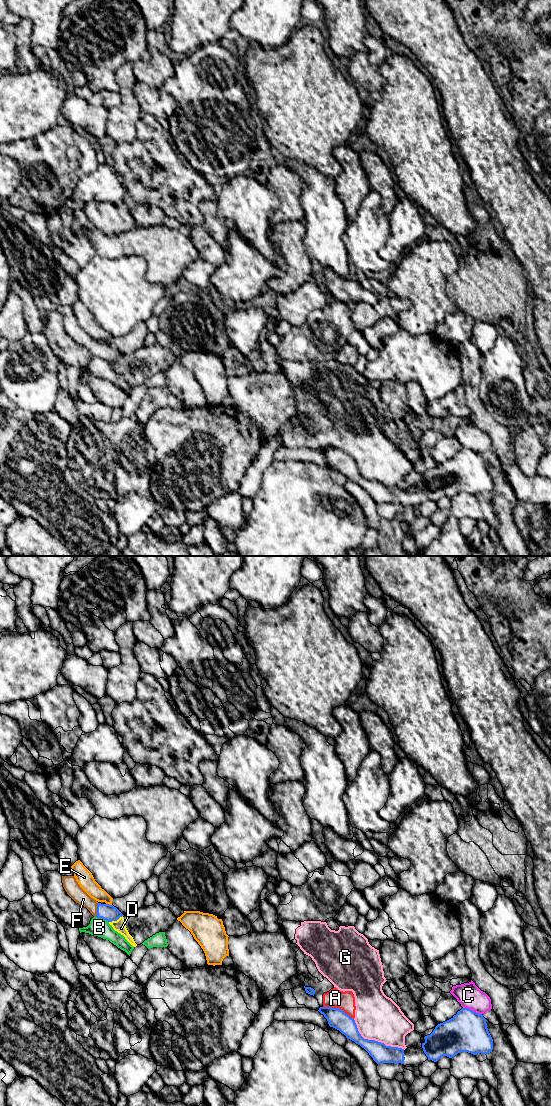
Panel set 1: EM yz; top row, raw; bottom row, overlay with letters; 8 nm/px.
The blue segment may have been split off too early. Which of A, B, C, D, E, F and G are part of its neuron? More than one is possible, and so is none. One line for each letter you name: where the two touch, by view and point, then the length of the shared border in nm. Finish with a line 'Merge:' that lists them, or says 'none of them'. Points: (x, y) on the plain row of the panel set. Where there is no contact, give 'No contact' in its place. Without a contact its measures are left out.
F: Touches blue at yz (97, 350). Shared border 110 nm
Merge: F

